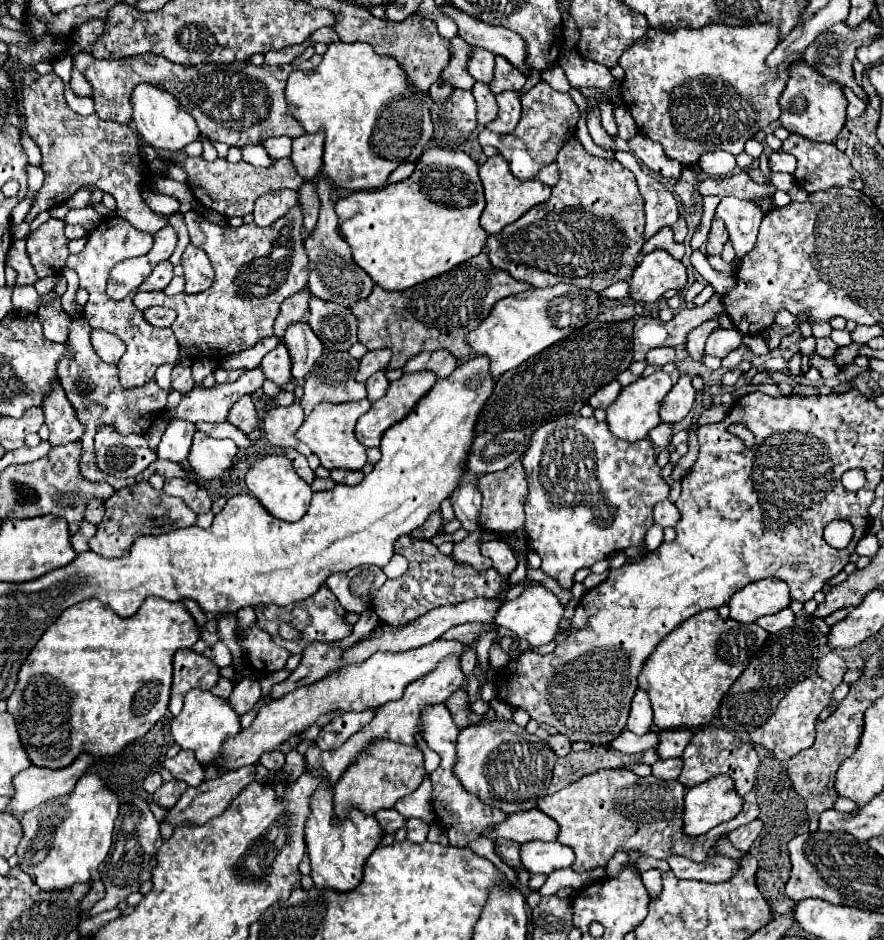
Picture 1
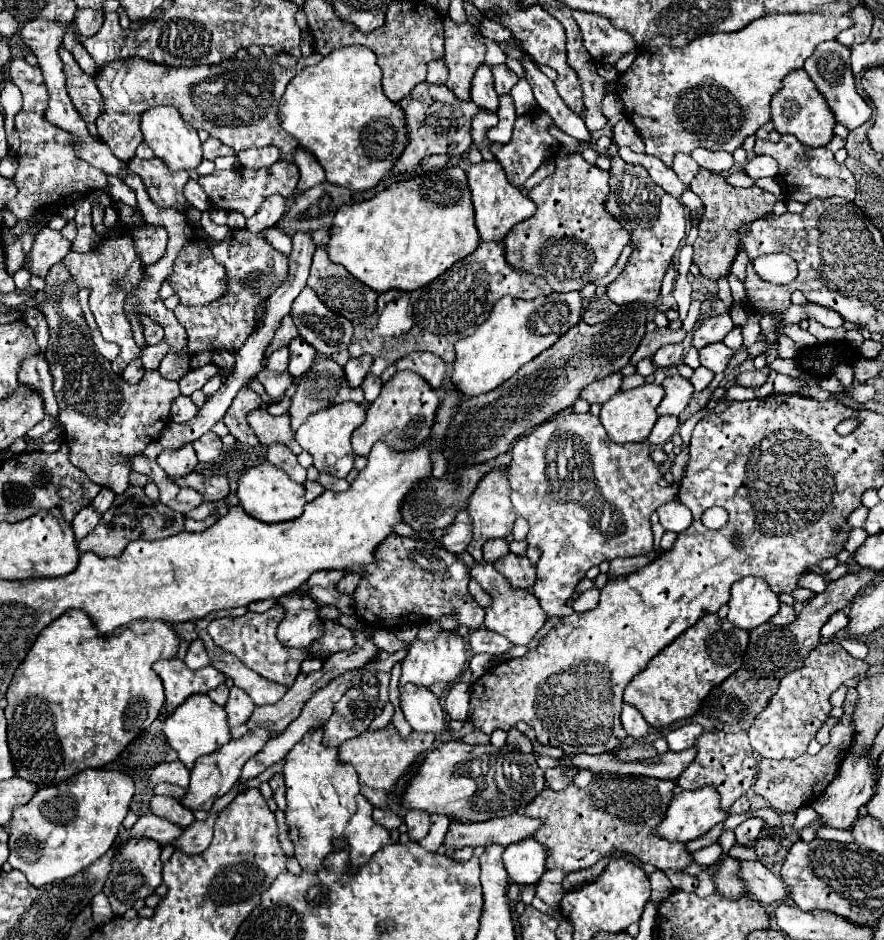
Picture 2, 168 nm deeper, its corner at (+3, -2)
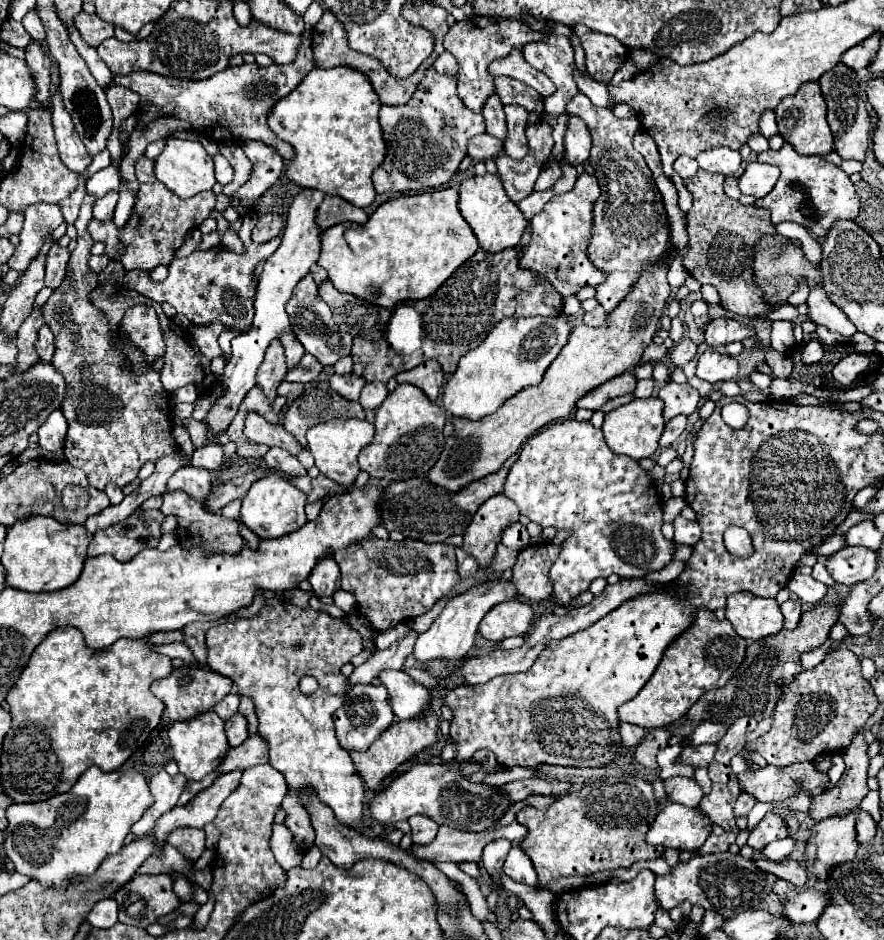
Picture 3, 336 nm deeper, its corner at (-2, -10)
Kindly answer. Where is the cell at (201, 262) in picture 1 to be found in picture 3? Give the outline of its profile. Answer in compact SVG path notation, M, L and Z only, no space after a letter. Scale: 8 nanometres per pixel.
M248 213L242 217L242 229L240 239L244 243L244 253L232 253L224 245L212 247L208 251L194 251L188 257L176 257L170 263L170 273L166 281L156 283L150 279L148 271L128 271L124 275L124 285L132 287L140 295L156 301L156 303L170 303L176 307L178 313L182 313L190 323L194 325L210 325L212 321L220 321L232 331L244 333L252 325L254 317L254 297L258 291L258 283L254 277L254 269L260 261L268 259L280 245L280 237L274 237L268 243L256 245L250 239L250 233L258 221L258 213Z

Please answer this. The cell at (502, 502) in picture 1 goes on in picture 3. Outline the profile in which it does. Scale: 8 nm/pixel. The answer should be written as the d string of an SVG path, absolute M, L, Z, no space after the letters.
M494 495L494 499L482 503L464 531L464 551L472 555L480 567L488 567L496 553L496 545L502 539L502 531L510 523L516 523L518 515L518 507L506 495Z

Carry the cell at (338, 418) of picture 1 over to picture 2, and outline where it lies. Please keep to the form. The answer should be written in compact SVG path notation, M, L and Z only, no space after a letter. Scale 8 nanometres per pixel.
M339 403L333 405L325 411L313 413L295 433L297 443L311 453L311 457L315 459L315 467L321 473L331 473L335 477L347 477L349 471L353 469L353 459L355 453L351 449L351 433L365 421L365 407L357 405L357 403Z

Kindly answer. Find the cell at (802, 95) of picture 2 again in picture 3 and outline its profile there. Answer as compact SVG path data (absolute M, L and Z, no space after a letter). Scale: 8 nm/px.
M810 81L802 85L796 95L782 99L774 113L776 113L778 133L800 155L828 155L830 151L834 151L834 139L830 135L830 127L826 121L826 101L822 97L818 81Z

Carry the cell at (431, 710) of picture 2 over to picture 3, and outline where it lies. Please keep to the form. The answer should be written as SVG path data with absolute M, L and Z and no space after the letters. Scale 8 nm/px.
M386 669L378 673L378 679L388 689L392 711L398 719L414 719L428 707L430 691L408 677L404 671Z

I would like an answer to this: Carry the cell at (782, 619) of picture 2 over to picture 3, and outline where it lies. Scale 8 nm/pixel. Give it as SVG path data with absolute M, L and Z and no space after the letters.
M786 601L780 605L782 615L784 615L784 629L794 629L798 625L798 617L802 613L802 603L800 601Z

